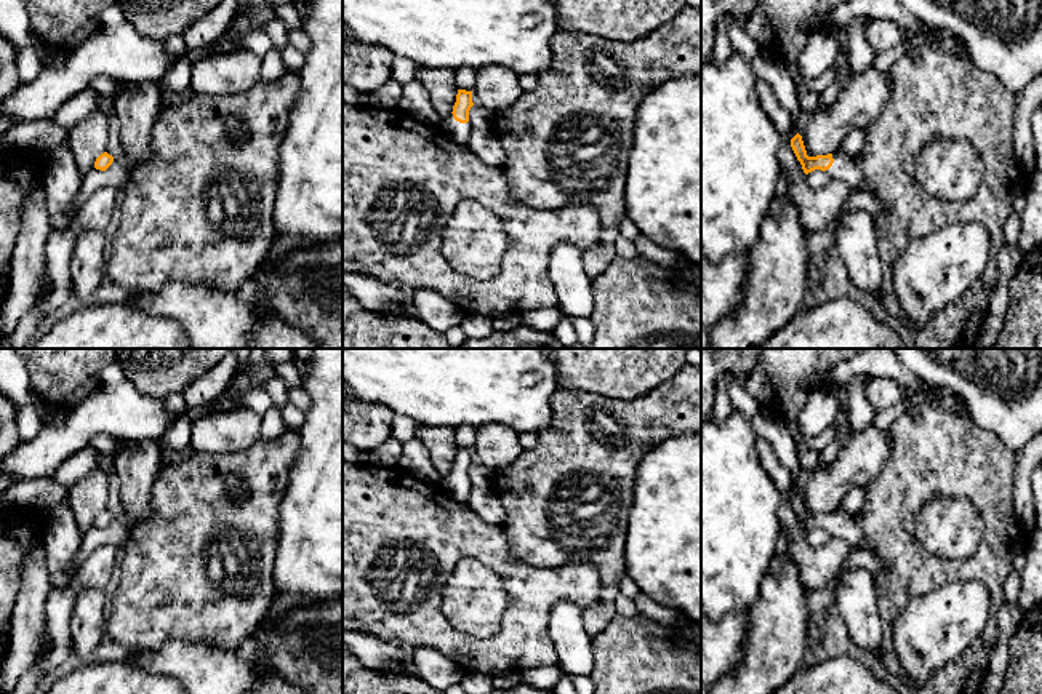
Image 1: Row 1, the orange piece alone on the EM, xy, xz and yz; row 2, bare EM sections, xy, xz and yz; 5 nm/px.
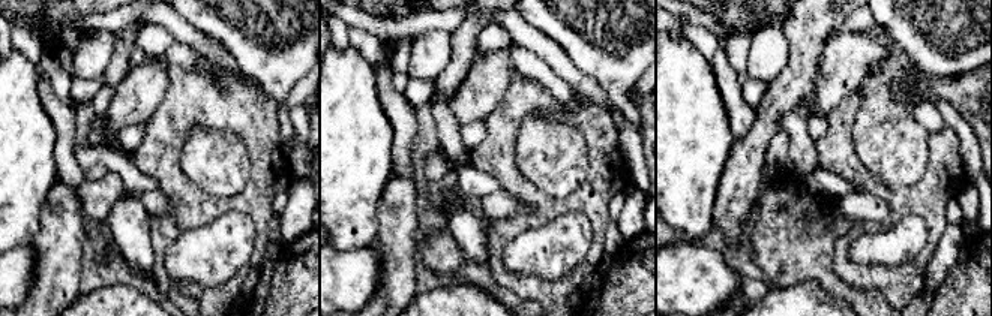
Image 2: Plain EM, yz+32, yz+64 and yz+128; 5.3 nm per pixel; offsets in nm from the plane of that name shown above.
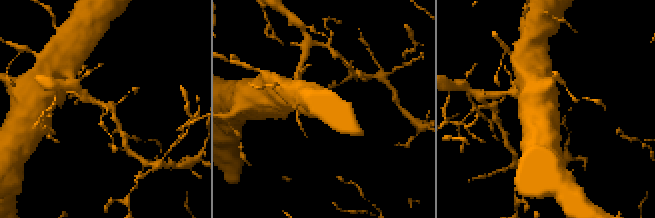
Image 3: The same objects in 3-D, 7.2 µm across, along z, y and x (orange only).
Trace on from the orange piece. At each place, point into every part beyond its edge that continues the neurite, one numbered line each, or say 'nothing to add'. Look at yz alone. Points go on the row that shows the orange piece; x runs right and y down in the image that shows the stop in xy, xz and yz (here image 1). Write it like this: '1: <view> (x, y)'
1: yz (844, 168)

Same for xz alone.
1: xz (456, 131)

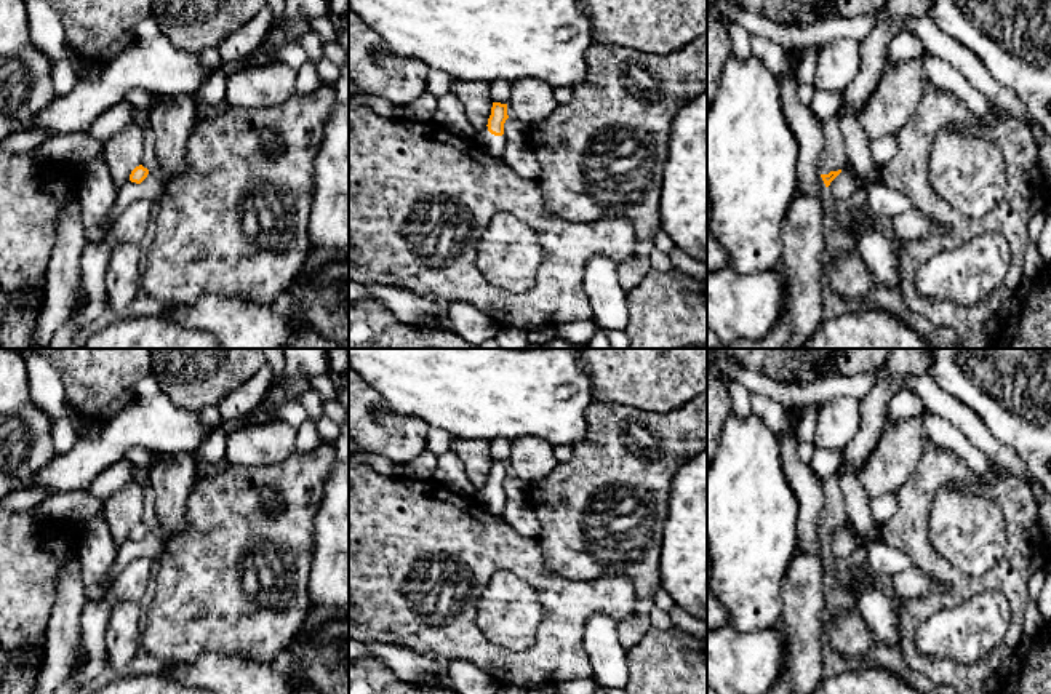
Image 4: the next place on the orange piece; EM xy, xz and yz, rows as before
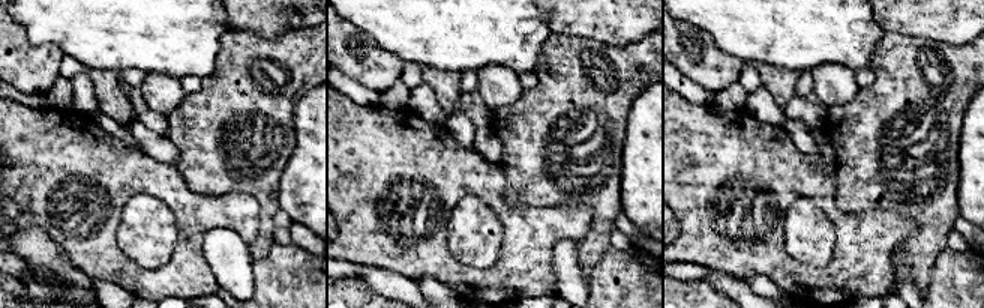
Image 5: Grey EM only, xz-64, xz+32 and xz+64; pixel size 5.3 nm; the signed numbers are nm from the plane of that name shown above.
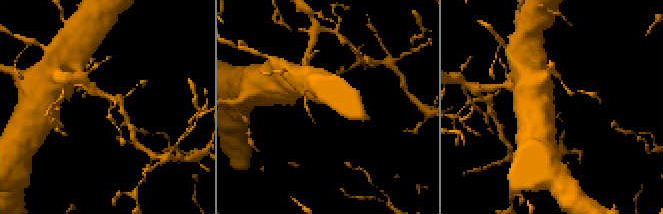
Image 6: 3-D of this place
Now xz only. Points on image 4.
1: xz (491, 144)

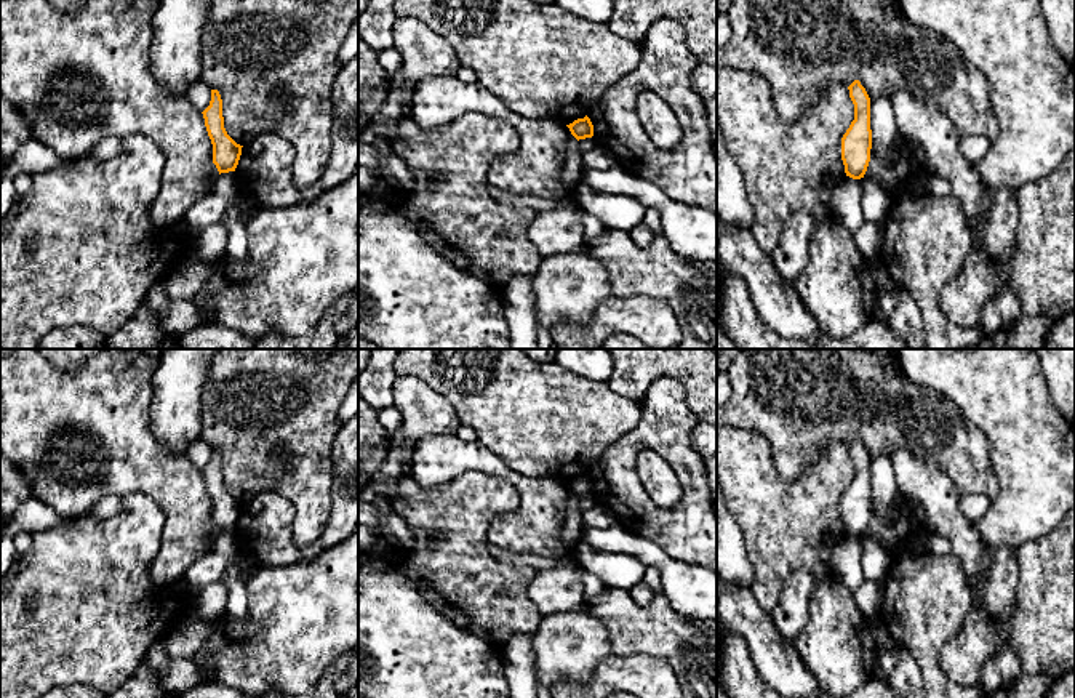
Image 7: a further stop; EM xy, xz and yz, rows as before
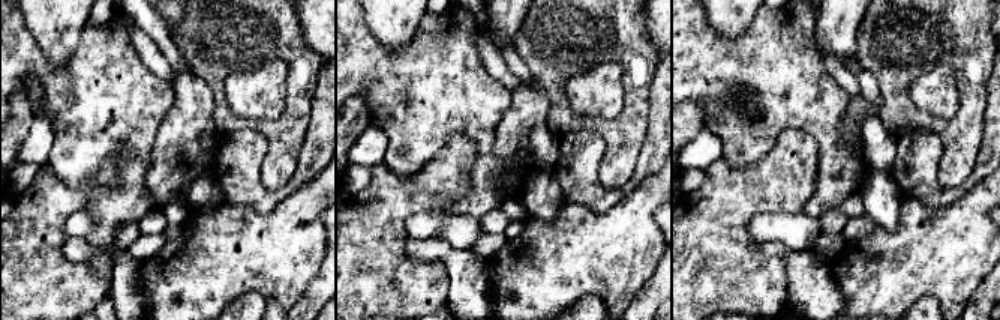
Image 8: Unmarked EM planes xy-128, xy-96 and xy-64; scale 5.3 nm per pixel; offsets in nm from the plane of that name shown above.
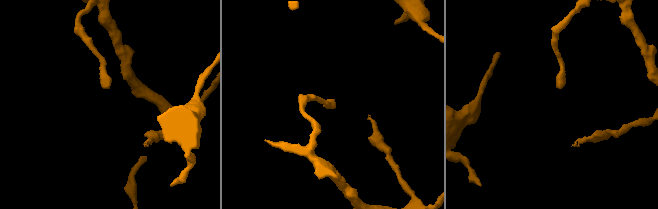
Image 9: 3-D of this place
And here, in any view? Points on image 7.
nothing to add

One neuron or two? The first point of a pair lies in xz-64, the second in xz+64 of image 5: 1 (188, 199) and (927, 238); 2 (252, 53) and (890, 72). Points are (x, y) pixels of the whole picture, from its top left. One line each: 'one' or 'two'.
1: two
2: one

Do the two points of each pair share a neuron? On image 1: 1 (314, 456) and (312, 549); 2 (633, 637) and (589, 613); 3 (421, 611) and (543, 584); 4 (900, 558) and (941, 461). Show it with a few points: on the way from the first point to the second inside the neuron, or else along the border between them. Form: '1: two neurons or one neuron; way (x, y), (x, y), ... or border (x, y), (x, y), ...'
1: one neuron; way (314, 478), (314, 526)
2: two neurons; border (617, 614), (610, 621)
3: one neuron; way (455, 645), (458, 648), (493, 648), (524, 618)
4: one neuron; way (900, 534), (900, 507), (922, 485)

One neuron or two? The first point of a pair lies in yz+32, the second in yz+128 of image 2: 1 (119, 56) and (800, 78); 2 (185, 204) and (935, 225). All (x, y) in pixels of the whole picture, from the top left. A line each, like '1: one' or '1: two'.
1: one
2: one

